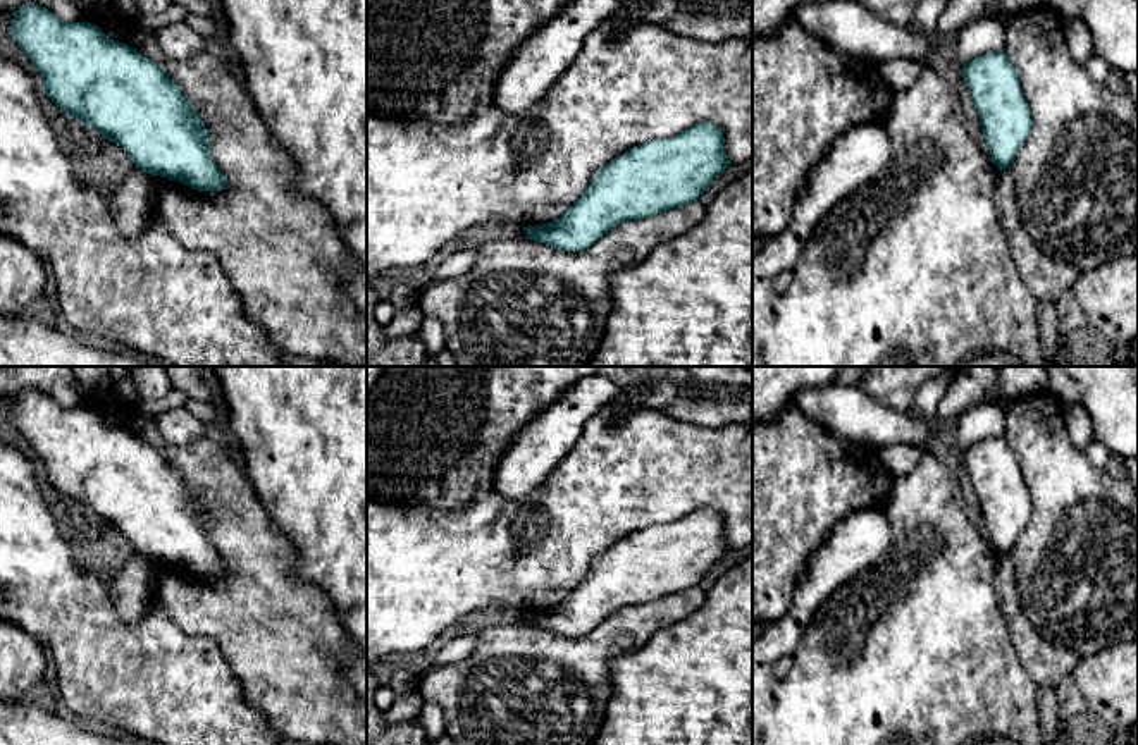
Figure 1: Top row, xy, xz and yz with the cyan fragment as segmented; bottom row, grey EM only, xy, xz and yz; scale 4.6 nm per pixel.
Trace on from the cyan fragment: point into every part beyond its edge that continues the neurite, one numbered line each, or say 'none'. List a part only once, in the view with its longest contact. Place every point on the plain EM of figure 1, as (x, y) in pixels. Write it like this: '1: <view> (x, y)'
none

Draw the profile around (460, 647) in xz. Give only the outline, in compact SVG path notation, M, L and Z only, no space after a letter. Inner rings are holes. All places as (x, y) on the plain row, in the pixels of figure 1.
M477 633L470 635L458 635L456 638L449 640L434 657L429 668L441 668L446 664L455 664L463 661L470 656L477 642Z

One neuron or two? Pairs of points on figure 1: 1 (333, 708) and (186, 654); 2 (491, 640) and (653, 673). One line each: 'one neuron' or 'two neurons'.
1: two neurons
2: two neurons

